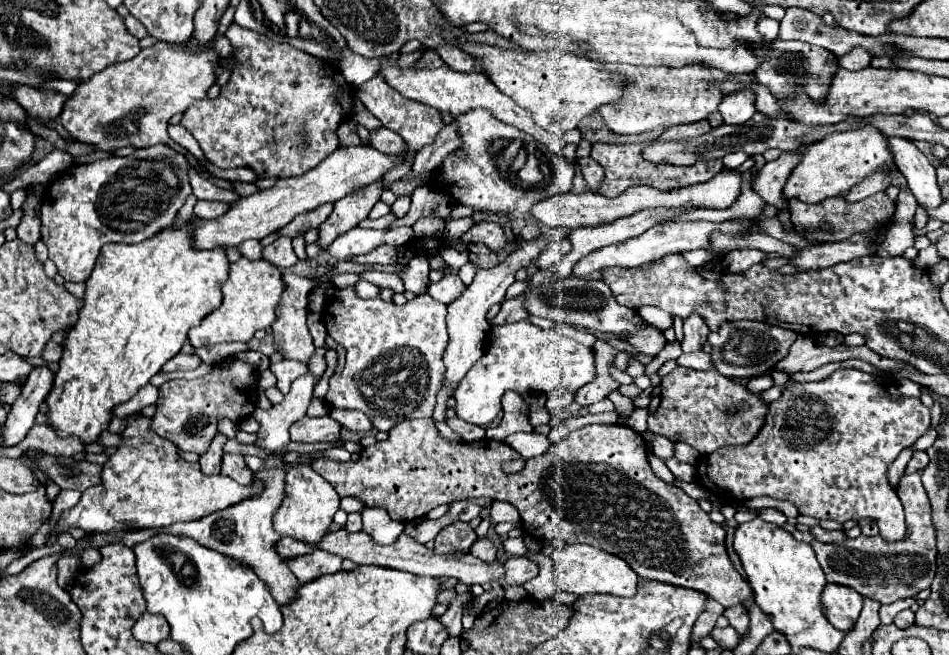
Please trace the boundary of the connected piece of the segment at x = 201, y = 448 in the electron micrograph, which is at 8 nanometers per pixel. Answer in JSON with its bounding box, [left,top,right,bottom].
[153,361,257,455]

